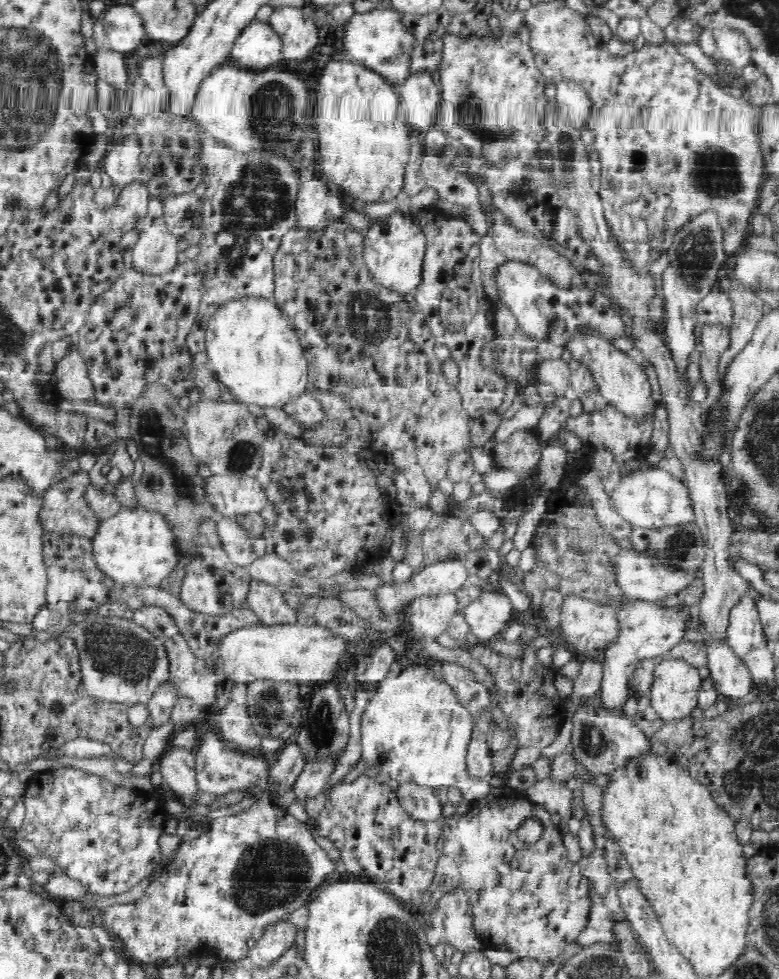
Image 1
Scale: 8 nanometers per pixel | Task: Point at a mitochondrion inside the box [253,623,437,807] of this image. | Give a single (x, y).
(319, 736)

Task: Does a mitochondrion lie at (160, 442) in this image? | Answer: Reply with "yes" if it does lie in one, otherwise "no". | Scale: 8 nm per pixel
yes

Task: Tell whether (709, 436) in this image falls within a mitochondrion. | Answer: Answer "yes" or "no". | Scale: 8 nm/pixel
no

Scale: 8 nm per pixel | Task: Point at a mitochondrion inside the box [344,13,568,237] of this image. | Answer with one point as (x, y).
(471, 112)

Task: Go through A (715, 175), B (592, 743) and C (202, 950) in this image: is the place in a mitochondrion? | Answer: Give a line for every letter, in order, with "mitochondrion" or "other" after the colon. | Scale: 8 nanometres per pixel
A: mitochondrion
B: mitochondrion
C: other

